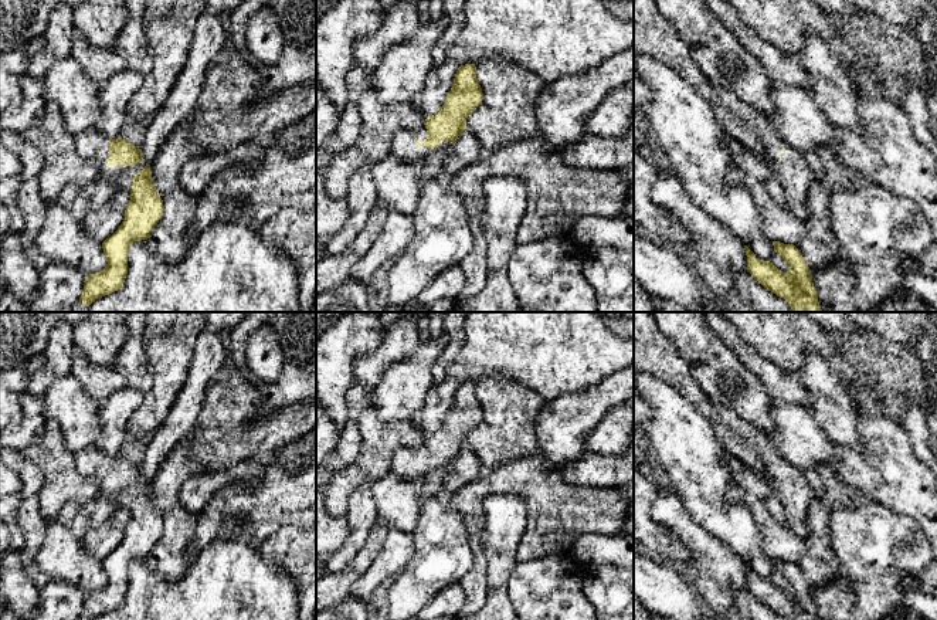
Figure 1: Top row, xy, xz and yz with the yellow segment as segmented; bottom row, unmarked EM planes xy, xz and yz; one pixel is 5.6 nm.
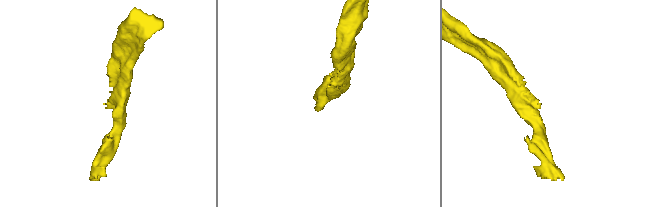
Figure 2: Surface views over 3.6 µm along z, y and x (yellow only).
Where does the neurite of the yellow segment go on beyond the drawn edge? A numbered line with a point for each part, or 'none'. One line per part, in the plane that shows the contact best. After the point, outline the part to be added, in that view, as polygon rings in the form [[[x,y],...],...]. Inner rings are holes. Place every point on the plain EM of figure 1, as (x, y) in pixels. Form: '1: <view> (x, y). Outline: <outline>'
1: xz (404, 464). Outline: [[[422,443],[420,447],[400,447],[395,450],[391,471],[404,481],[421,480],[428,472],[435,470],[432,465],[424,465],[417,463],[417,457],[421,460],[427,458],[427,444]]]

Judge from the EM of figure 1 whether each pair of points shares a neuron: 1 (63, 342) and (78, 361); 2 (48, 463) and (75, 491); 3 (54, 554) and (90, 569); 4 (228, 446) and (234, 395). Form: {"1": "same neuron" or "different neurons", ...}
{"1": "different neurons", "2": "same neuron", "3": "same neuron", "4": "same neuron"}

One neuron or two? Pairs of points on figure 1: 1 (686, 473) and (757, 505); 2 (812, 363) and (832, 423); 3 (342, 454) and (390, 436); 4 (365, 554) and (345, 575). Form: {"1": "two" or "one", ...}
{"1": "two", "2": "one", "3": "two", "4": "one"}

